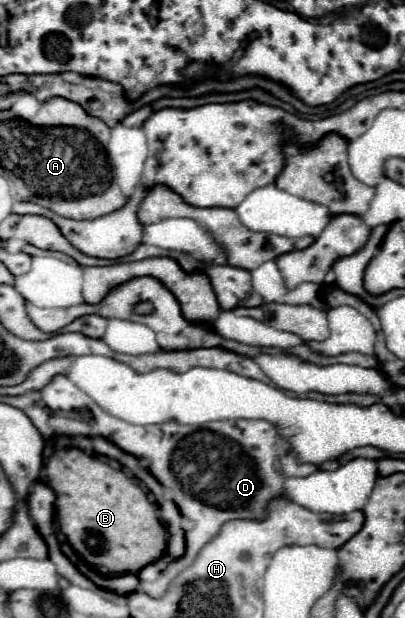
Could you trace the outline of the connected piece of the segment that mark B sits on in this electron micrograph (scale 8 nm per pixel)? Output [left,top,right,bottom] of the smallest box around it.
[45,449,167,575]

